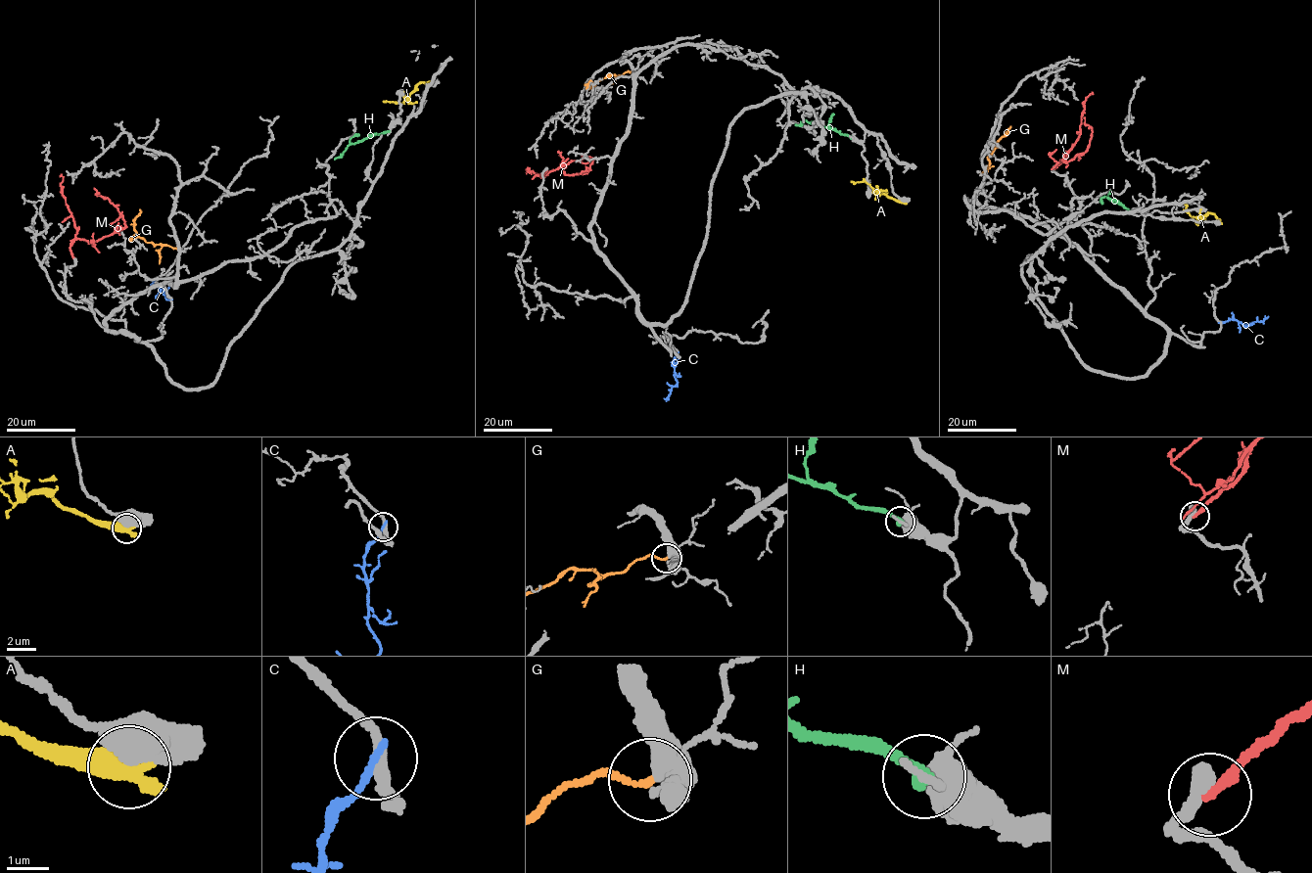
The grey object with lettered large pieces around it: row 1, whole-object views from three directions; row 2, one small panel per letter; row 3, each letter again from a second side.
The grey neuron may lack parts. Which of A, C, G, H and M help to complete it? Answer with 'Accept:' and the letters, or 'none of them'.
Accept: M

